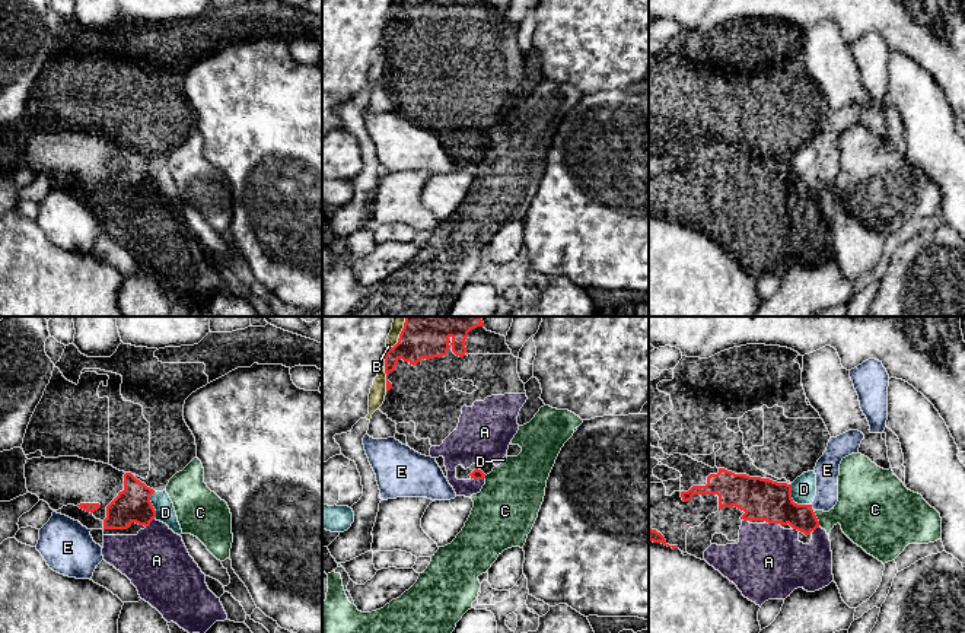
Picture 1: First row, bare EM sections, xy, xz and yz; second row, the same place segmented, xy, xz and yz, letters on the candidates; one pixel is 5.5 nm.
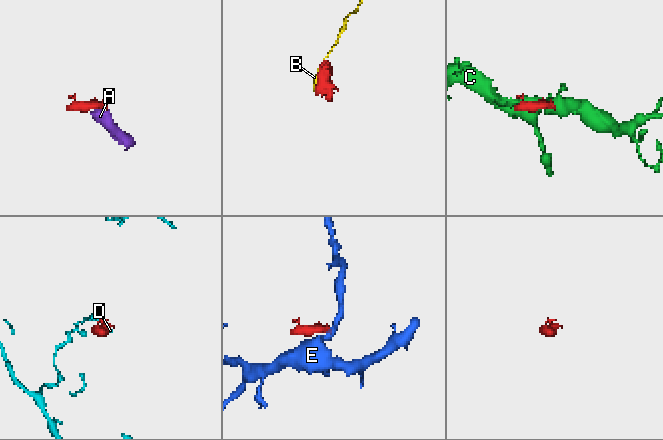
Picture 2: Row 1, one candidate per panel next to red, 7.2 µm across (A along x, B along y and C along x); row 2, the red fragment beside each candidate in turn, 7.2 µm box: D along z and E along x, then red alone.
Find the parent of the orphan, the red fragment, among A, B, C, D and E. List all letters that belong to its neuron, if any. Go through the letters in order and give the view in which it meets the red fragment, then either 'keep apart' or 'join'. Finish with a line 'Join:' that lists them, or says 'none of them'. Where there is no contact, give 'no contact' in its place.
A: meets red in xz; join
B: meets red in xz; keep apart
C: meets red in yz; keep apart
D: meets red in yz; keep apart
E: meets red in yz; keep apart
Join: A

